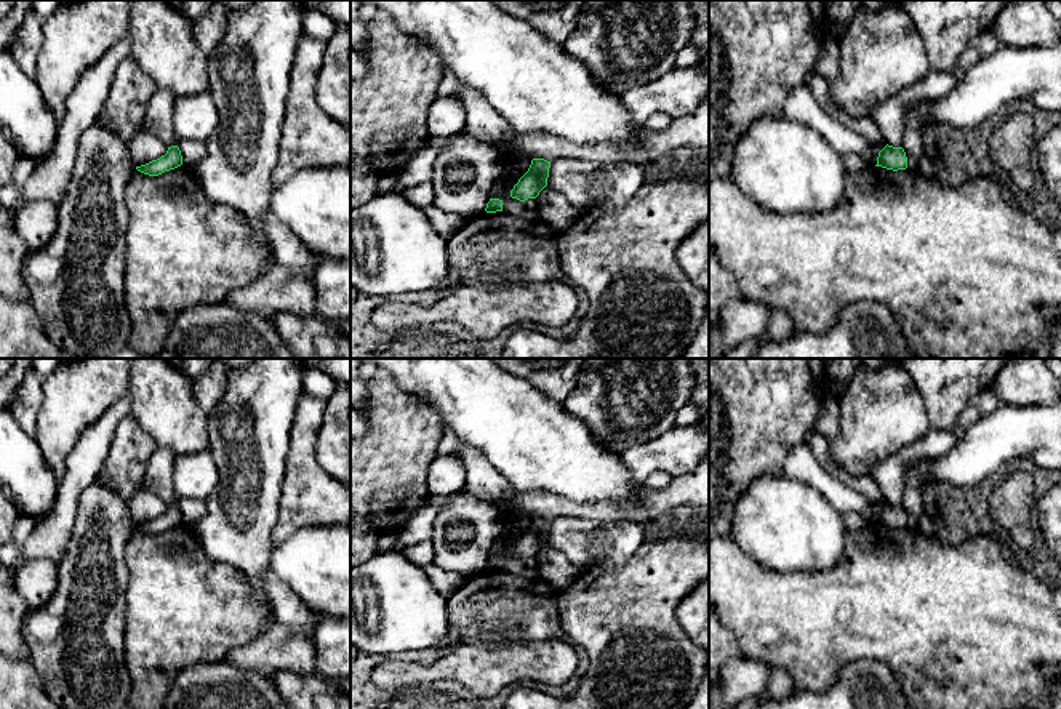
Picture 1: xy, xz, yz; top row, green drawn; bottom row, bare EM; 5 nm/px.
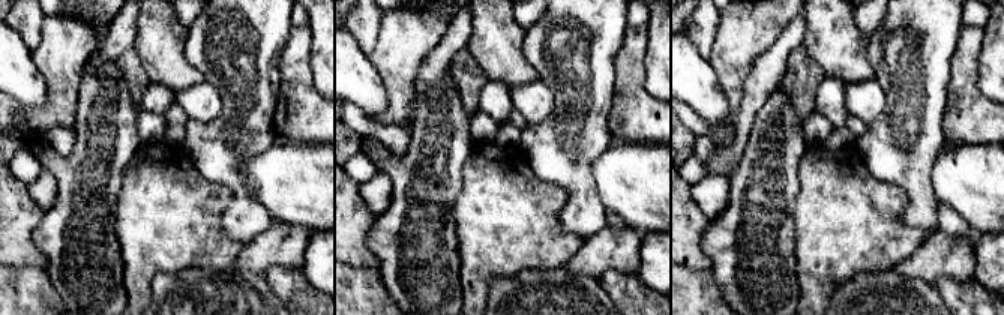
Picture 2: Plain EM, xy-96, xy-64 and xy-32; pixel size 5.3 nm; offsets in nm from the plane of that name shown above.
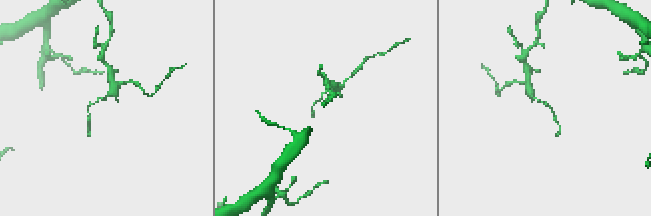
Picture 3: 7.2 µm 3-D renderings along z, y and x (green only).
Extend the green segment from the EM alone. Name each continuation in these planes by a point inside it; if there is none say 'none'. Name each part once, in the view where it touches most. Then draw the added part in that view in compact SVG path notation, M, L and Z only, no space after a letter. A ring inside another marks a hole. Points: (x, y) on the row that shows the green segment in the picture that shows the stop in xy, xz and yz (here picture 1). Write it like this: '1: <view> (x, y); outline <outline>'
none

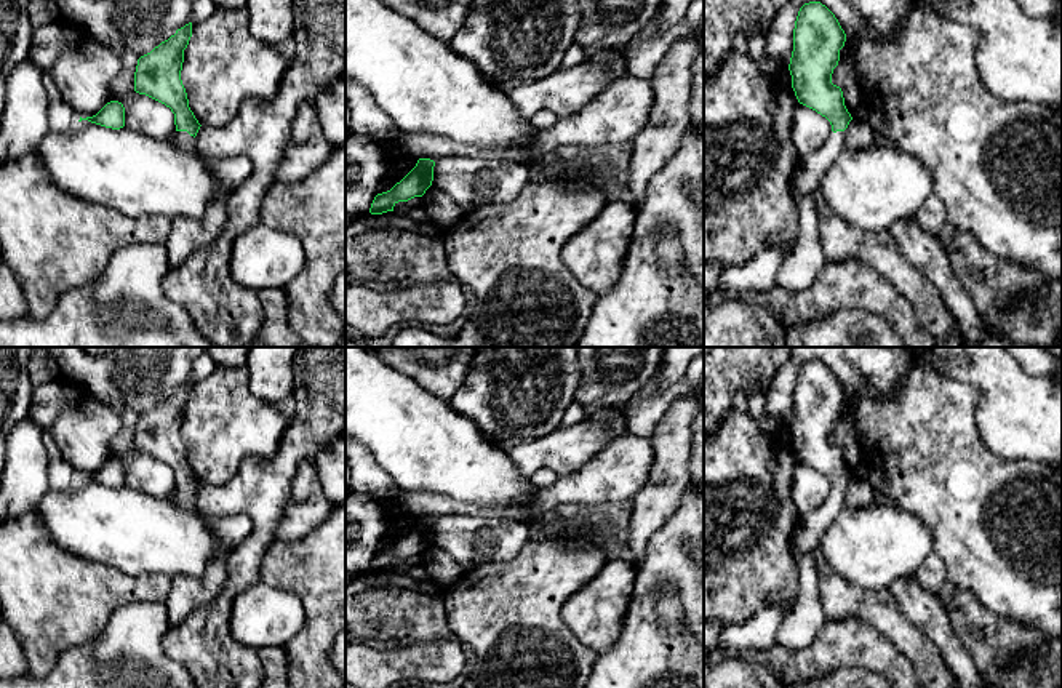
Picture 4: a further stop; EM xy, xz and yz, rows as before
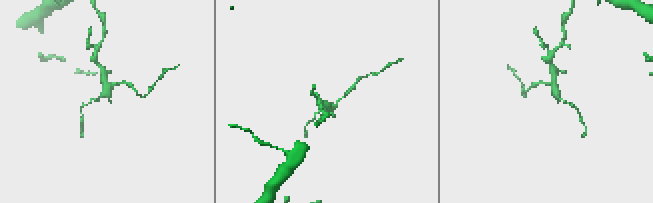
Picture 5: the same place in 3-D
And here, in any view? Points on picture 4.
1: xy (186, 143); outline M176 131L174 139L171 142L181 152L197 155L197 152L195 152L195 138L190 136L187 131Z

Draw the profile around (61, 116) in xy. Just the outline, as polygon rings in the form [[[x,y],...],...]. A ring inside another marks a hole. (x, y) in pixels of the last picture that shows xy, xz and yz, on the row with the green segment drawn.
[[[51,101],[48,109],[50,130],[72,130],[78,125],[80,115],[64,101]]]

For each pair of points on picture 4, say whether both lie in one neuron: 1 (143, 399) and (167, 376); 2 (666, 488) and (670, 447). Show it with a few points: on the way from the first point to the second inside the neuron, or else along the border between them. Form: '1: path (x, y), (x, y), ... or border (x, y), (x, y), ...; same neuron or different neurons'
1: path (149, 392), (160, 381); same neuron
2: path (667, 479), (670, 456); same neuron

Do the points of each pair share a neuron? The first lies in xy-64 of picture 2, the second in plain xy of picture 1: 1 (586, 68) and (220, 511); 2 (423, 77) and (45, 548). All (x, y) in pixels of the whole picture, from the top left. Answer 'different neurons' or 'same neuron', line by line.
1: same neuron
2: same neuron

